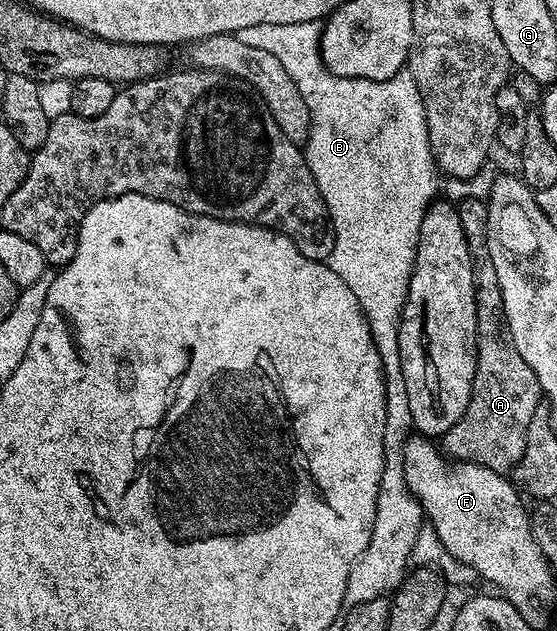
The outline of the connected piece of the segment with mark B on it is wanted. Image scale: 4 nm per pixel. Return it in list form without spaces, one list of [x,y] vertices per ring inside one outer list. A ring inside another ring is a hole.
[[[321,22],[251,24],[251,28],[239,28],[236,35],[241,43],[251,48],[263,48],[263,52],[271,52],[271,56],[275,56],[275,60],[279,60],[279,64],[287,68],[287,76],[295,80],[295,88],[299,88],[299,96],[303,96],[307,104],[309,136],[303,143],[303,153],[307,168],[311,168],[311,176],[315,178],[315,184],[327,204],[335,236],[335,244],[331,248],[327,264],[333,269],[335,276],[339,276],[339,280],[343,280],[343,284],[351,288],[355,300],[359,300],[359,308],[371,328],[371,336],[383,364],[387,396],[385,463],[371,540],[363,556],[359,556],[359,560],[351,568],[351,576],[347,576],[344,609],[350,610],[355,608],[355,604],[363,604],[366,600],[392,595],[400,586],[413,560],[415,540],[419,540],[419,532],[426,521],[425,512],[421,509],[419,500],[410,492],[405,475],[405,442],[414,433],[414,428],[411,403],[407,400],[407,384],[403,380],[399,328],[413,275],[423,216],[426,208],[438,197],[439,171],[433,158],[425,101],[417,87],[417,79],[408,72],[396,74],[387,80],[335,76],[321,59],[322,29]]]

